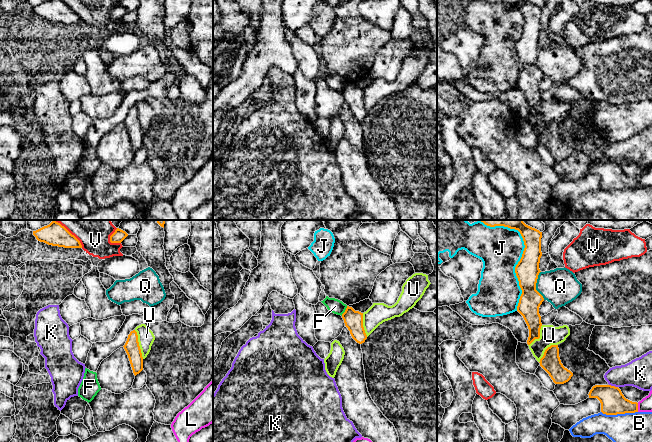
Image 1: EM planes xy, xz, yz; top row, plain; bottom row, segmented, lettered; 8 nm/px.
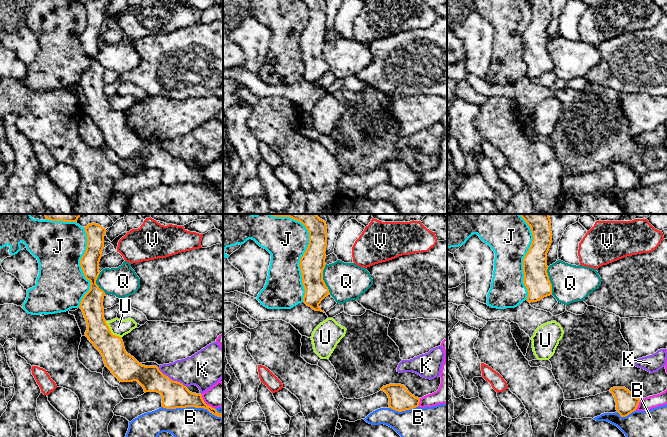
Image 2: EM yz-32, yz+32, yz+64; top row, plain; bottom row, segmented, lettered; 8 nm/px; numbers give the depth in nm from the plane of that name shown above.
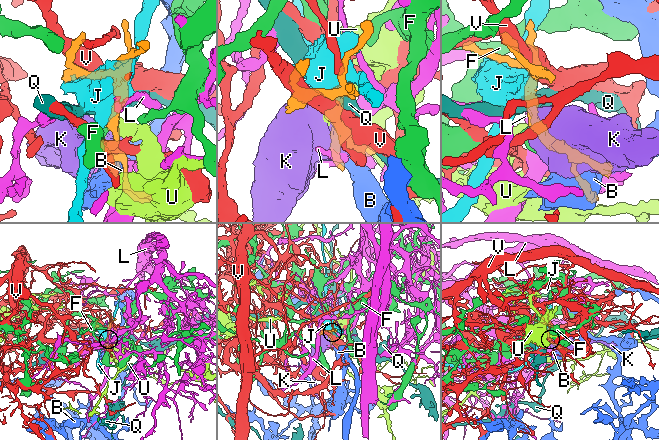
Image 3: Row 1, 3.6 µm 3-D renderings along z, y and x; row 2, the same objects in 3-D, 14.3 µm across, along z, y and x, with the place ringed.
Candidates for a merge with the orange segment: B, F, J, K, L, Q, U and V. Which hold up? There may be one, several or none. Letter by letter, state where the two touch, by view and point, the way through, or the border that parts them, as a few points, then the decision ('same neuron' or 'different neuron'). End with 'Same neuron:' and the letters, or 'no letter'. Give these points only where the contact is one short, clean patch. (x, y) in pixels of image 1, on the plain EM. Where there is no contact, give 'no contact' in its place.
B: contact yz (619, 189); different neuron
F: contact xz (345, 87); border xz (347, 82), (341, 91); different neuron
J: contact yz (522, 30); different neuron
K: contact yz (613, 162); different neuron
L: contact yz (637, 183); different neuron
Q: contact yz (535, 61); border yz (540, 47), (537, 53), (536, 66), (544, 75); different neuron
U: contact xy (138, 120); different neuron
V: contact xy (110, 12); different neuron
Same neuron: no letter

